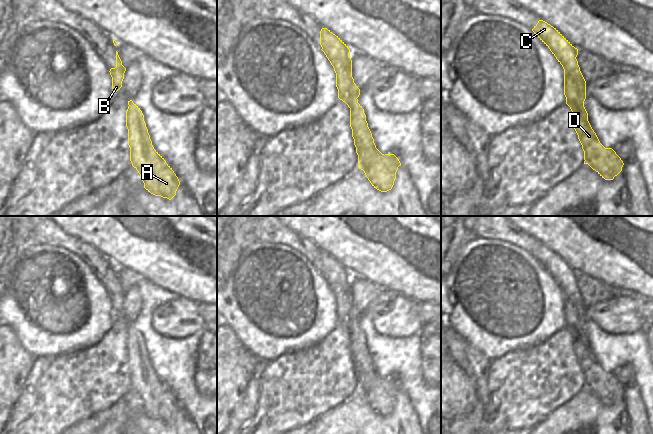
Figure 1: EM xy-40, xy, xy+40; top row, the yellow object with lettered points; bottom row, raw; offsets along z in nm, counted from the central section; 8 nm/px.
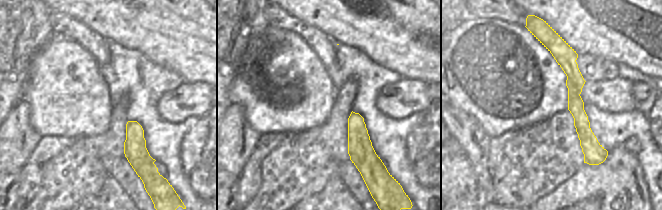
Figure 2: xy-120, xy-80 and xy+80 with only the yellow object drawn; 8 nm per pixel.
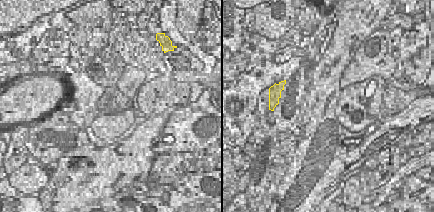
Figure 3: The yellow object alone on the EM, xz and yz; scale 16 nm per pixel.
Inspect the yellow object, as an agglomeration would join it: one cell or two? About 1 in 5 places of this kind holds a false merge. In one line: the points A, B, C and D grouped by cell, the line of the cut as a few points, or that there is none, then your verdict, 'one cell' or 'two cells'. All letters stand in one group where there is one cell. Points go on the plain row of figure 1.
groups A B C D; cut none; one cell

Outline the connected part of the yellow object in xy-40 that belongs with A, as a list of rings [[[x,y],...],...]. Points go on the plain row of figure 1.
[[[128,325],[126,351],[132,390],[142,401],[144,412],[155,420],[171,424],[180,405],[164,382],[154,373],[144,339],[140,332]]]

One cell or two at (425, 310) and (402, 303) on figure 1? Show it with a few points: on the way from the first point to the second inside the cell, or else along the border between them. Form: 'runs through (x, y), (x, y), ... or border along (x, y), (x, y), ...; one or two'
border along (417, 302), (417, 314), (424, 323); two

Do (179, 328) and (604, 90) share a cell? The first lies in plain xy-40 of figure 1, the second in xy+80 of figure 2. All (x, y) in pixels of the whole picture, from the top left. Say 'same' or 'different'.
same

